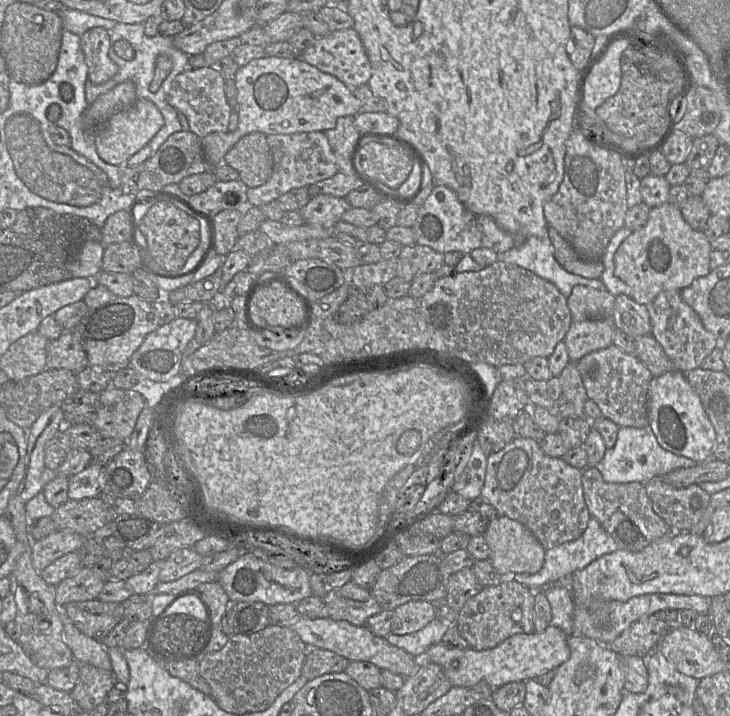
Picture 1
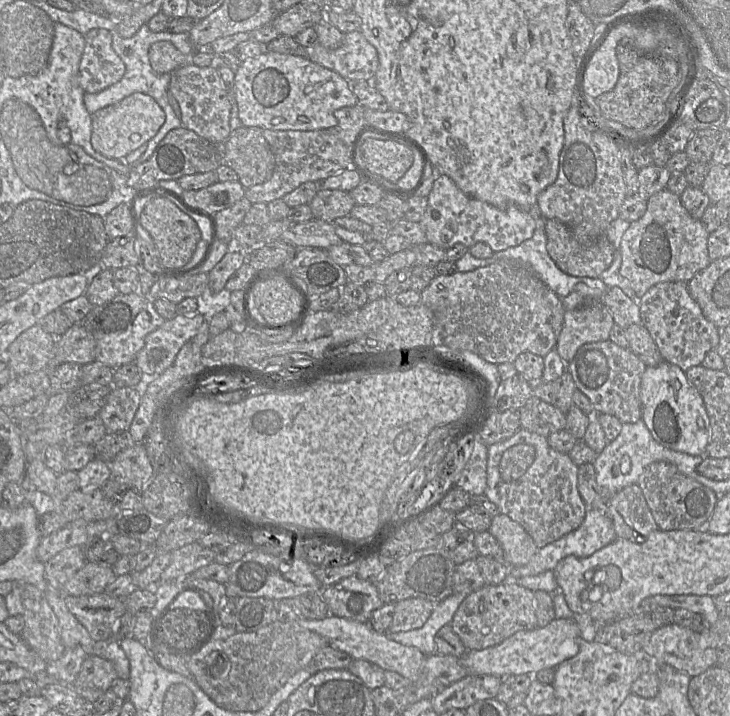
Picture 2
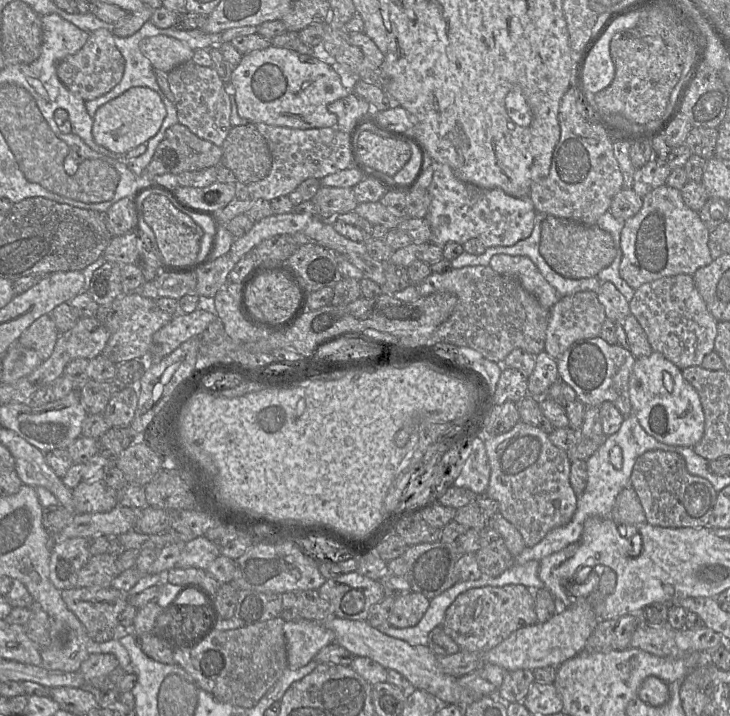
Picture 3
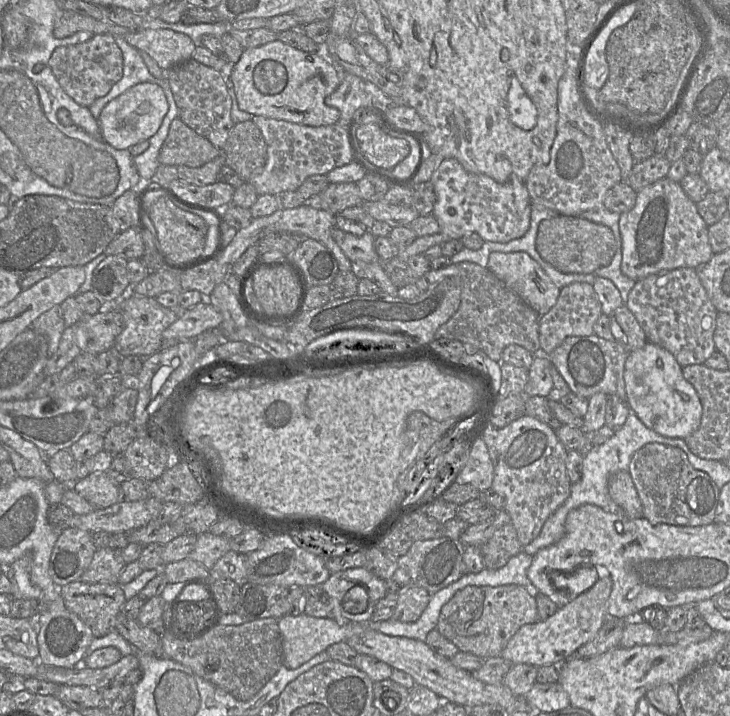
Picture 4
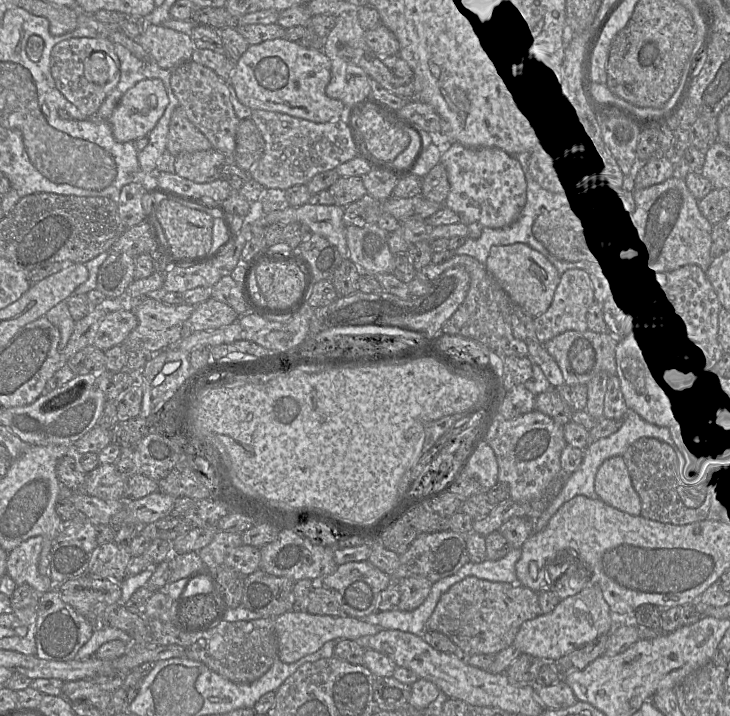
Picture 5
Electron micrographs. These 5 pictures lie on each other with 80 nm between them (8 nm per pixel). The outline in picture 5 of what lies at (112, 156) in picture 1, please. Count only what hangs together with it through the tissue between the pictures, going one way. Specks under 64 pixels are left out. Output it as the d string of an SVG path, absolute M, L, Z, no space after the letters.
M145 79L130 88L108 119L112 134L118 142L135 142L147 136L163 116L169 104L164 84L159 79Z

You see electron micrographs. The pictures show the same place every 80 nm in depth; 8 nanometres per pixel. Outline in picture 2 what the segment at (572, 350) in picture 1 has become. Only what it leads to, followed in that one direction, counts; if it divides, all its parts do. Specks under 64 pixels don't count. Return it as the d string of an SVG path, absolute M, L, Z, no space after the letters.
M601 302L565 311L555 349L568 363L584 344L609 340L613 326L613 317Z

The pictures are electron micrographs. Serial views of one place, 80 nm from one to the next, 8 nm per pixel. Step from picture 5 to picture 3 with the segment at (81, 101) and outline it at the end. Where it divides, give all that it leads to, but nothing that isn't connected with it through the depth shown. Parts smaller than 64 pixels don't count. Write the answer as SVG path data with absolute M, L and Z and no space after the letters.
M107 29L89 33L84 46L57 64L57 76L63 85L84 101L94 100L112 90L122 79L125 60L117 49L114 34Z

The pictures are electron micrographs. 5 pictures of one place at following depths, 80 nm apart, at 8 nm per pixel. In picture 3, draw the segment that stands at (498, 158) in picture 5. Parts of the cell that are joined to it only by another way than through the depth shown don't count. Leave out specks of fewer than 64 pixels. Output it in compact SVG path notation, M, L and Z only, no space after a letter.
M434 164L428 191L431 203L425 218L431 229L430 243L441 248L449 242L463 245L470 239L478 239L486 248L509 247L533 231L536 210L529 196L516 198L499 188L484 189L463 182L448 165Z

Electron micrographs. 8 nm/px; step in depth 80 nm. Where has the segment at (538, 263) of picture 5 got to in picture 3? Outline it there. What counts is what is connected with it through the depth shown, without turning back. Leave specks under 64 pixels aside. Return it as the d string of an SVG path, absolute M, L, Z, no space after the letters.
M497 254L491 258L489 266L498 274L516 279L545 309L550 309L560 299L557 291L525 256Z

